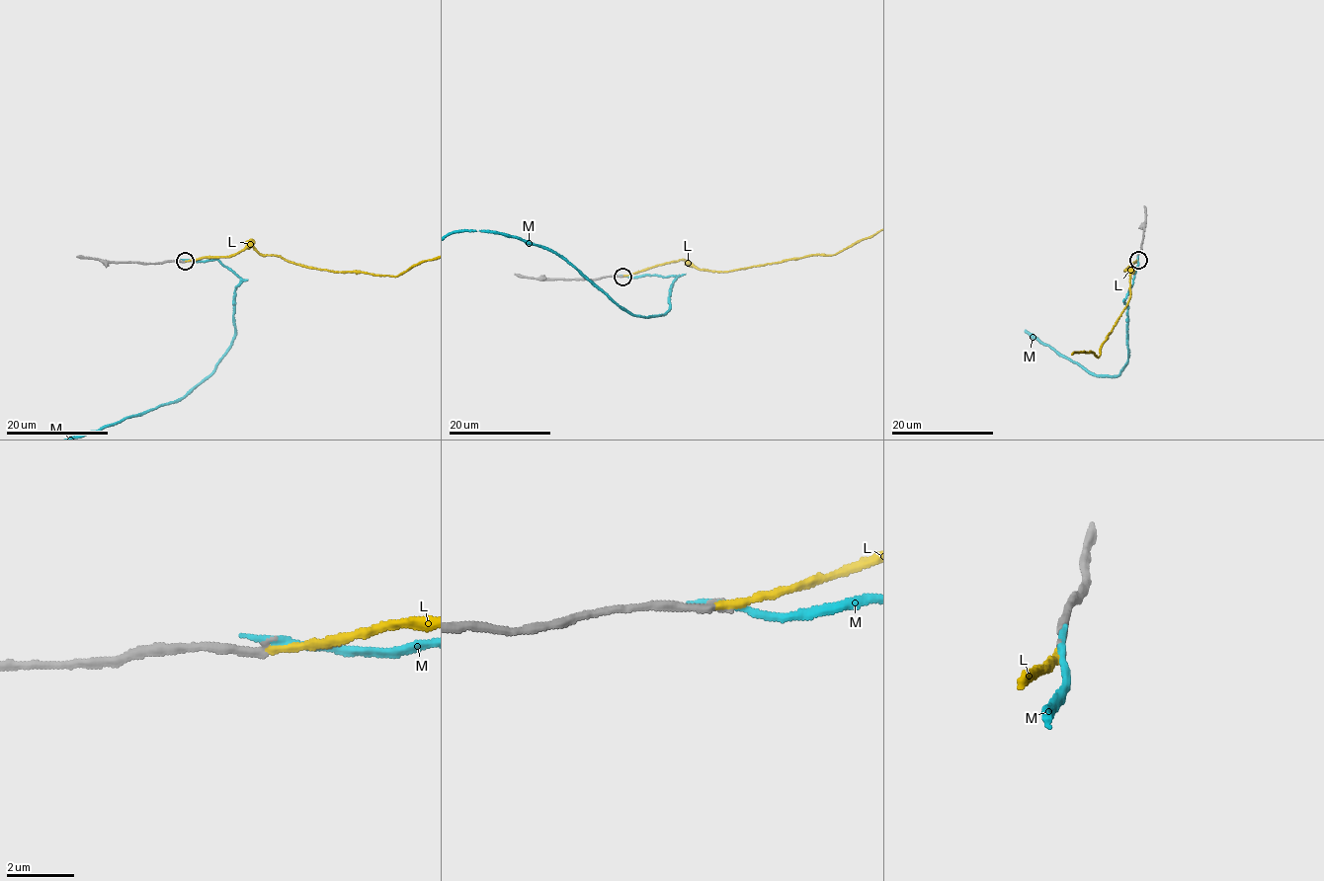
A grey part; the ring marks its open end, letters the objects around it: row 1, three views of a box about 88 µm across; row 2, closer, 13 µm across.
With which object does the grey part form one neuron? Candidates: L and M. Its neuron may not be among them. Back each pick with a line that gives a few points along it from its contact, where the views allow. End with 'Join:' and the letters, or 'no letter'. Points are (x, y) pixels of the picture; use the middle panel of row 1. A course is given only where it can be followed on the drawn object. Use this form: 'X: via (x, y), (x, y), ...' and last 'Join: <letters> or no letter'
Join: L

